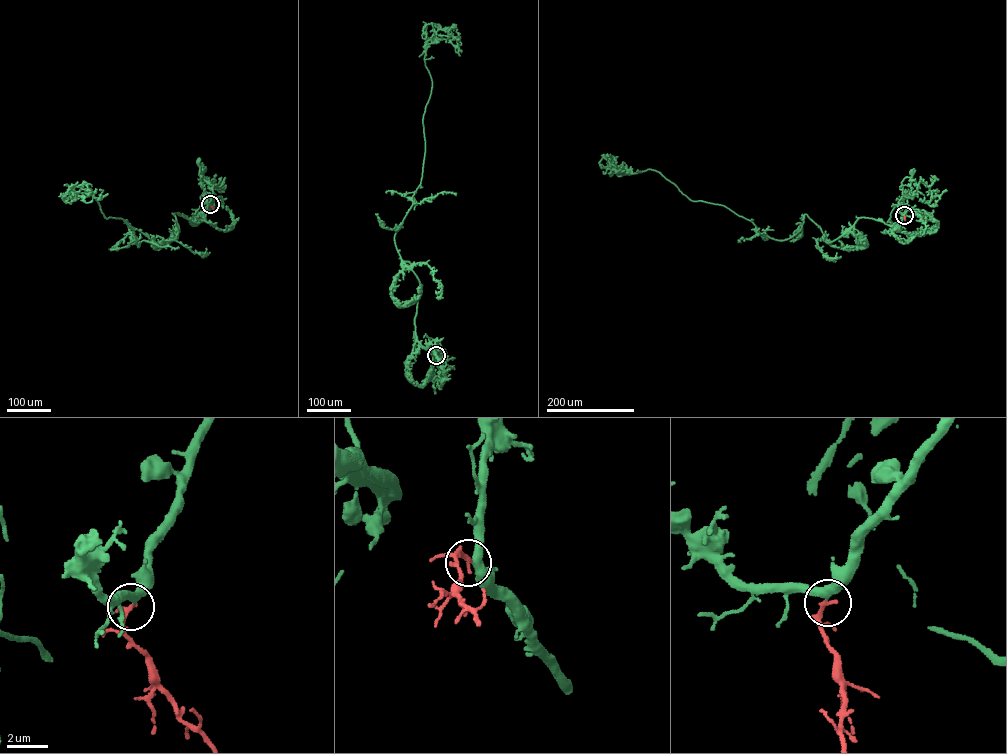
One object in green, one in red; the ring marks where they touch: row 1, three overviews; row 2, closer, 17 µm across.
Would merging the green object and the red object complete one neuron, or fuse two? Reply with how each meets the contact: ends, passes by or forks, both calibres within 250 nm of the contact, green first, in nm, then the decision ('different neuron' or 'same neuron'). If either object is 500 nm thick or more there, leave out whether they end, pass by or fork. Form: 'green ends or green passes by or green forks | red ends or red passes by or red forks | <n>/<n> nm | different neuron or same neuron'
green passes by | red ends | 380/240 nm | same neuron

